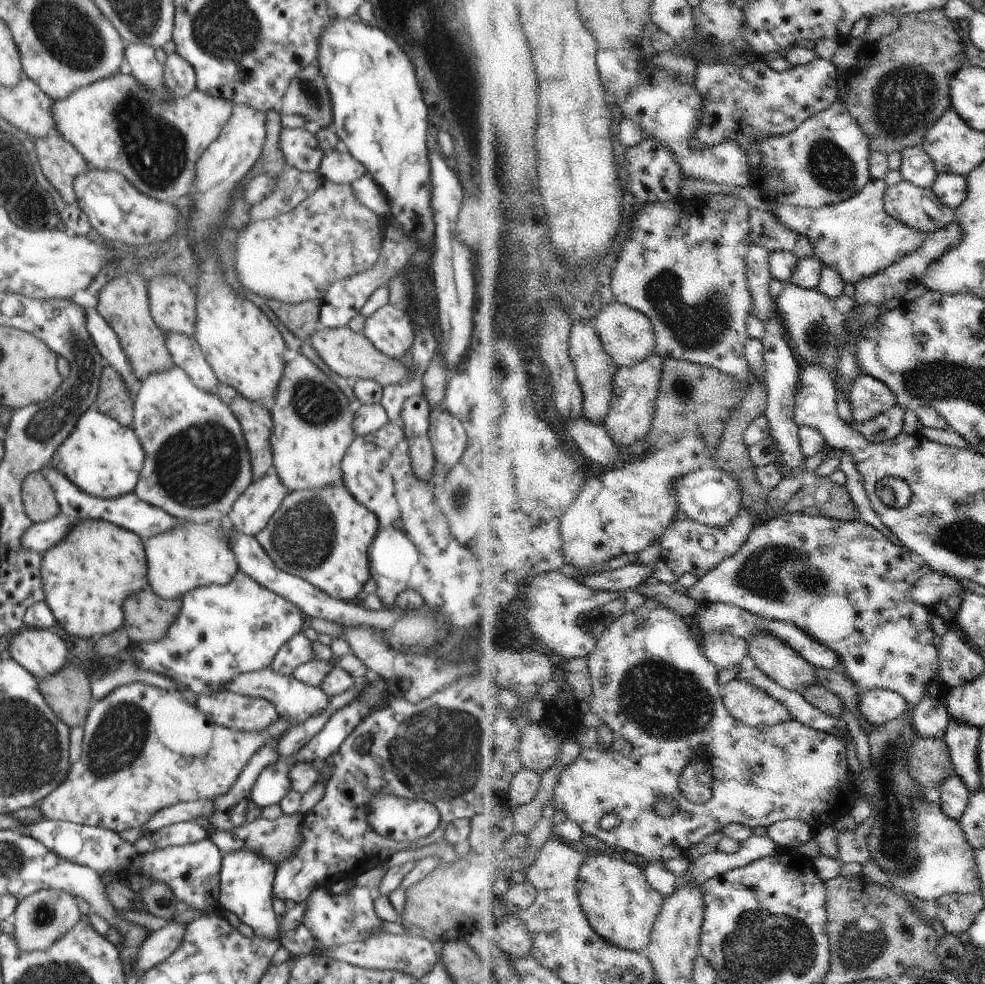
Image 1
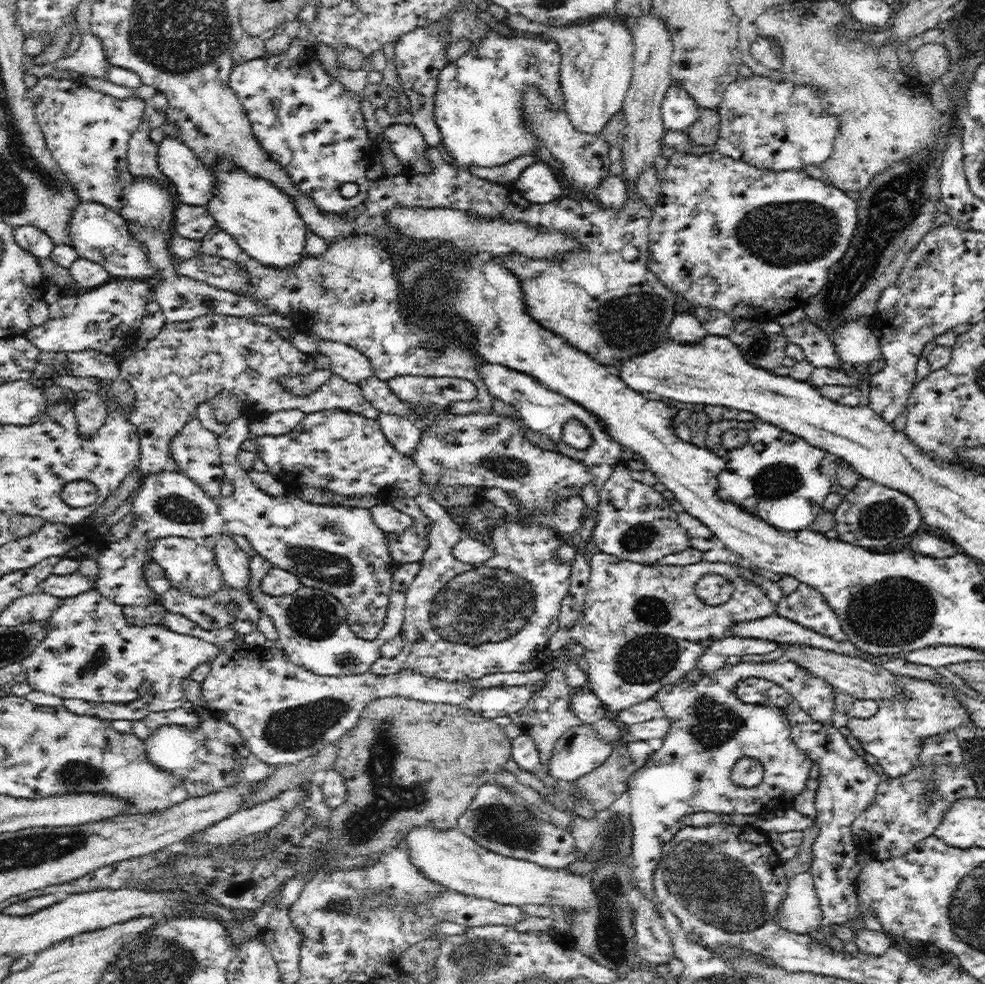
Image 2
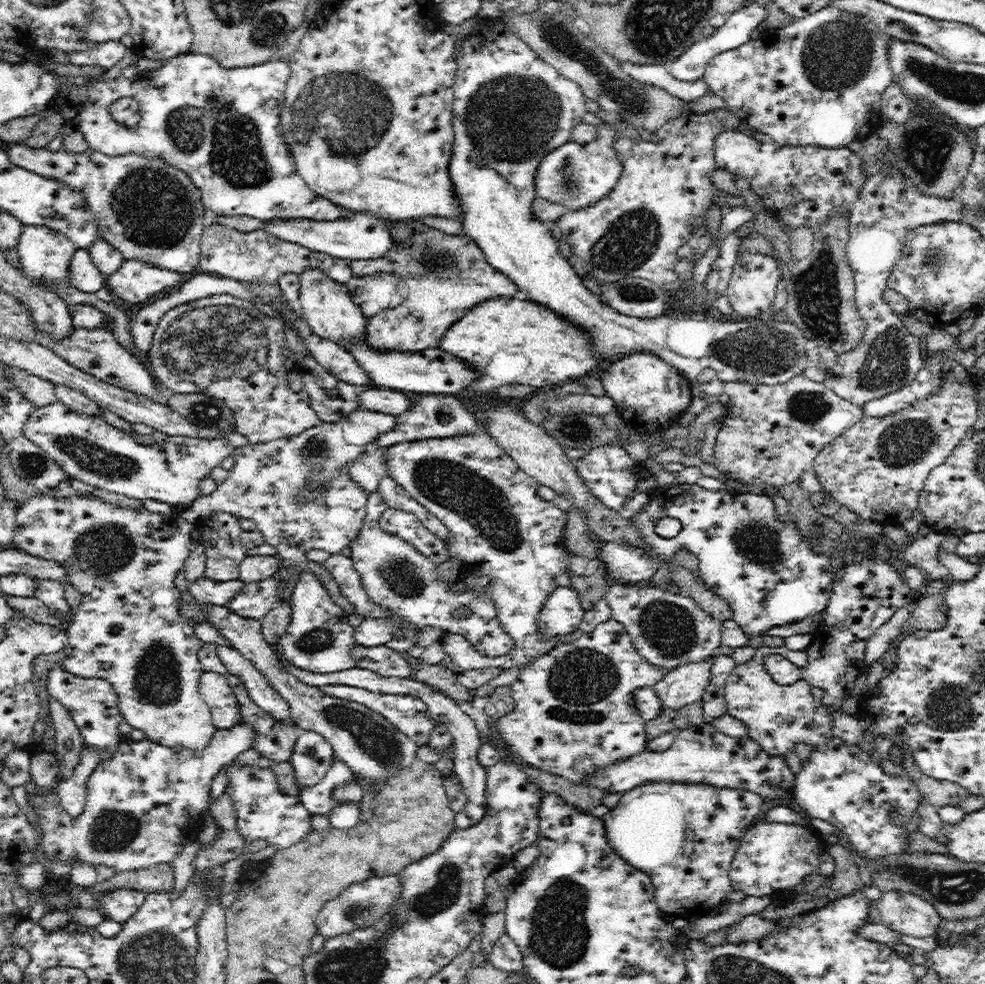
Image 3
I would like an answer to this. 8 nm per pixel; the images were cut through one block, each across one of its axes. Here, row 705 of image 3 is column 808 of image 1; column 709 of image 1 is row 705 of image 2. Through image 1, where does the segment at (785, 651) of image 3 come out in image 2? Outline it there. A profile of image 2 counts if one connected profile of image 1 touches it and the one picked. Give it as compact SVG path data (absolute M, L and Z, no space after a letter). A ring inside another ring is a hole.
M785 658L772 662L724 662L719 667L709 671L695 669L693 675L685 675L680 681L661 686L651 696L651 701L661 708L661 717L666 719L667 731L662 738L662 746L654 751L646 760L644 766L630 775L628 782L628 796L631 804L629 820L632 827L631 858L634 859L636 886L640 891L639 918L634 923L634 947L640 962L651 967L667 967L668 962L675 958L673 941L667 928L656 917L654 912L653 870L660 862L663 846L670 842L684 828L682 820L690 814L699 811L720 812L720 814L744 814L744 816L763 816L771 811L785 811L791 808L792 798L805 788L808 772L812 766L811 760L800 752L791 738L788 720L783 715L772 712L762 706L741 705L736 698L738 682L746 678L766 678L790 691L796 698L796 705L801 716L816 724L832 724L836 714L836 692L832 683L812 673L808 667ZM742 758L752 758L761 766L761 779L754 786L740 786L732 779L732 772Z

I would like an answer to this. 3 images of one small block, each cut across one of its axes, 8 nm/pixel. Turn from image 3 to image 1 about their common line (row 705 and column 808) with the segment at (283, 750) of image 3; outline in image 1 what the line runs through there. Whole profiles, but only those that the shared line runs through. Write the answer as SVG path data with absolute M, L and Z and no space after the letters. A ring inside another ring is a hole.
M750 206L753 244L764 244L766 248L793 252L800 258L814 258L816 247L809 236L786 226L775 212Z

